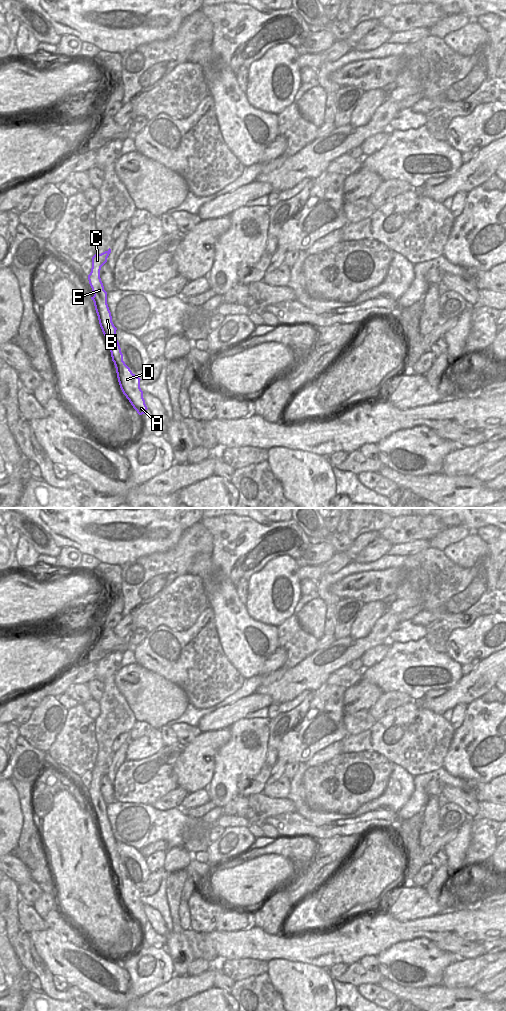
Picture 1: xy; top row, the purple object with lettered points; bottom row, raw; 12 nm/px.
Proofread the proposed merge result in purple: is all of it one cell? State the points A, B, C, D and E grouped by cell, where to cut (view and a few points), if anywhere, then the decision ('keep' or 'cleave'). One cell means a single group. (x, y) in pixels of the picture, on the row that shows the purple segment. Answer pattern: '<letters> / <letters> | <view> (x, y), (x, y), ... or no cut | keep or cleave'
A B C D E | no cut | keep

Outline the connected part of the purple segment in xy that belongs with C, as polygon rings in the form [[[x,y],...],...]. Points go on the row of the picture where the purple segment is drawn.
[[[109,248],[107,251],[95,254],[92,257],[92,268],[88,275],[89,284],[94,294],[91,299],[94,302],[100,327],[111,352],[120,388],[137,413],[142,415],[148,408],[143,398],[143,391],[140,388],[141,379],[133,374],[123,361],[123,354],[116,336],[117,328],[112,322],[111,312],[107,304],[107,292],[104,290],[100,278],[101,267],[107,262],[110,253],[111,249]]]

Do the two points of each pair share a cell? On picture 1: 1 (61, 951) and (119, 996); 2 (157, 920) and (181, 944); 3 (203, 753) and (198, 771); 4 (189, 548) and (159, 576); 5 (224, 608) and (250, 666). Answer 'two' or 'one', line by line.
1: one
2: one
3: one
4: one
5: one

